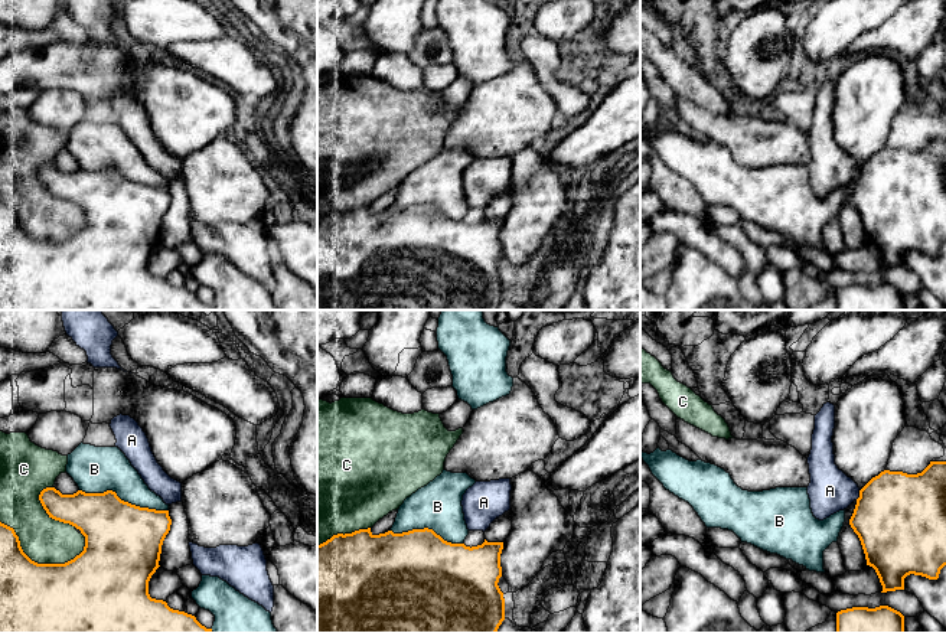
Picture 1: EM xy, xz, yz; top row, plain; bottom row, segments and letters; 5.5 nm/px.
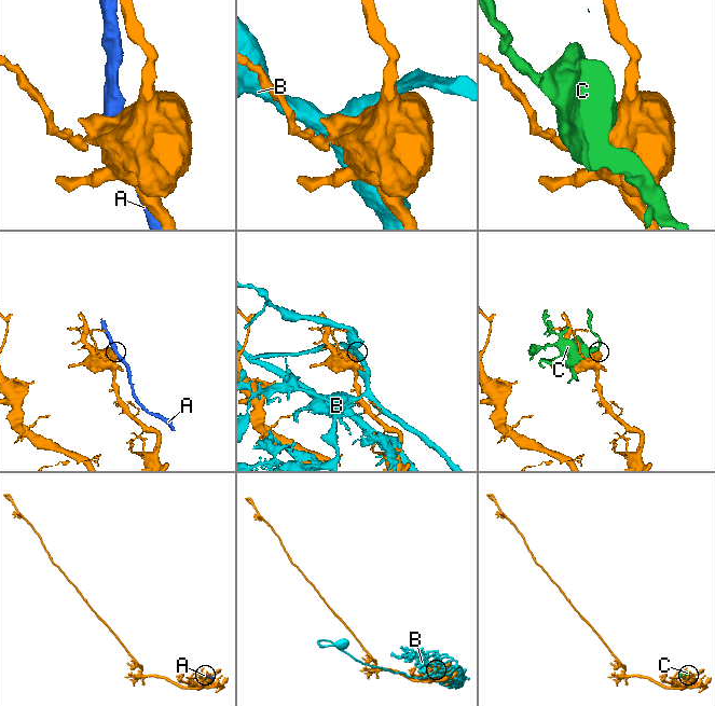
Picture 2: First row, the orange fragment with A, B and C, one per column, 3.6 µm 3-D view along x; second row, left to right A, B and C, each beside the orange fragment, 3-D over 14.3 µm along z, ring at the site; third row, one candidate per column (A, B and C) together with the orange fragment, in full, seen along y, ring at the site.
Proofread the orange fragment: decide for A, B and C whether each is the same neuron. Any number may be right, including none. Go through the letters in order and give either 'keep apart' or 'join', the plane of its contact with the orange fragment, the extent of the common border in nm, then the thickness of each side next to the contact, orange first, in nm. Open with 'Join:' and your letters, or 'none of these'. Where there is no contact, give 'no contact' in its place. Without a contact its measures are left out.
Join: none of these
A: keep apart; meets orange in yz; contact 60 nm long; 480 nm thick on the orange side, 240 nm on the other
B: keep apart; meets orange in xy; contact 500 nm long; 440 nm thick on the orange side, 260 nm on the other
C: keep apart; meets orange in xy; contact 500 nm long; 480 nm thick on the orange side, 260 nm on the other

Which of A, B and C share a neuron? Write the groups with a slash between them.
A / B / C

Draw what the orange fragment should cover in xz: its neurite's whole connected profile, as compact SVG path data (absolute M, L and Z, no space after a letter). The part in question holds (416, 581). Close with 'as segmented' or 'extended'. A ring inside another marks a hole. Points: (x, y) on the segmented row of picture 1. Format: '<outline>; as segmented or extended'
M371 528L352 534L333 535L317 545L317 633L496 633L505 620L505 598L498 583L502 577L500 554L503 542L485 542L477 546L451 544L433 529L412 529L402 534L388 531L373 535Z; as segmented

